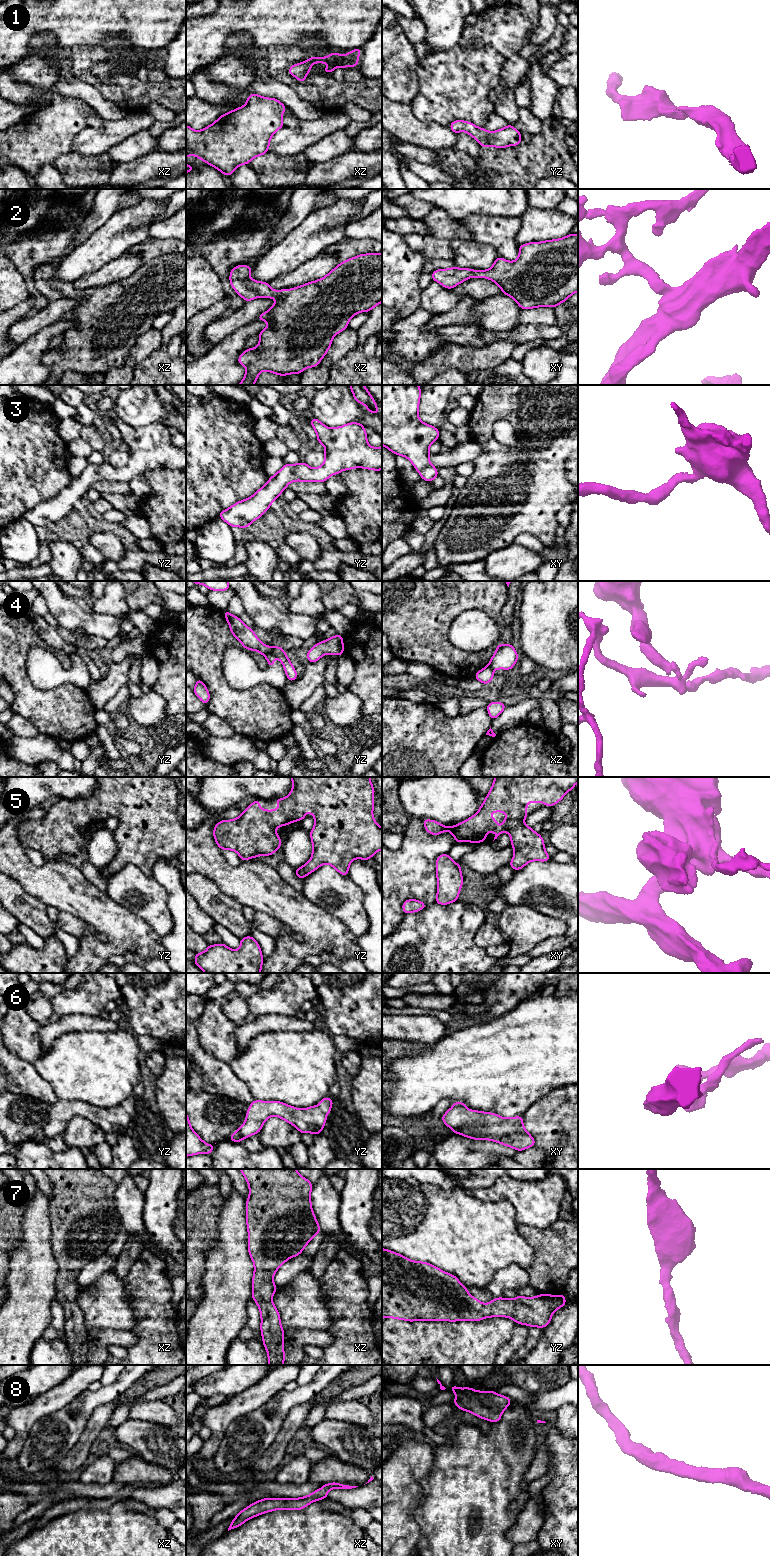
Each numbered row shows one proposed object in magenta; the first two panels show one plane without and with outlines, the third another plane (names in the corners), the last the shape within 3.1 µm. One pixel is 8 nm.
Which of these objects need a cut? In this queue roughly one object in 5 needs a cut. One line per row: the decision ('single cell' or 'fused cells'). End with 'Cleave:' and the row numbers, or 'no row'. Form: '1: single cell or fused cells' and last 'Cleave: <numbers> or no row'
1: single cell
2: single cell
3: single cell
4: fused cells
5: single cell
6: single cell
7: single cell
8: single cell
Cleave: 4

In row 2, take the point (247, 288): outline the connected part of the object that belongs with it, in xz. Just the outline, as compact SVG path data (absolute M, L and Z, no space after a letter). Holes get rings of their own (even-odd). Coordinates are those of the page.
M382 253L360 254L338 264L321 279L279 291L273 290L268 282L251 279L251 271L248 265L238 265L230 271L230 285L237 294L245 301L259 297L277 301L257 317L257 320L270 323L259 333L258 346L247 348L238 357L238 363L246 367L245 376L238 385L254 385L262 371L286 376L318 366L331 347L333 337L348 328L349 320L382 302Z

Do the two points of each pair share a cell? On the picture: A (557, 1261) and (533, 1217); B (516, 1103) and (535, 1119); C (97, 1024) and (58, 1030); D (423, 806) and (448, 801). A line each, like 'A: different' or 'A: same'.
A: different
B: different
C: same
D: same

